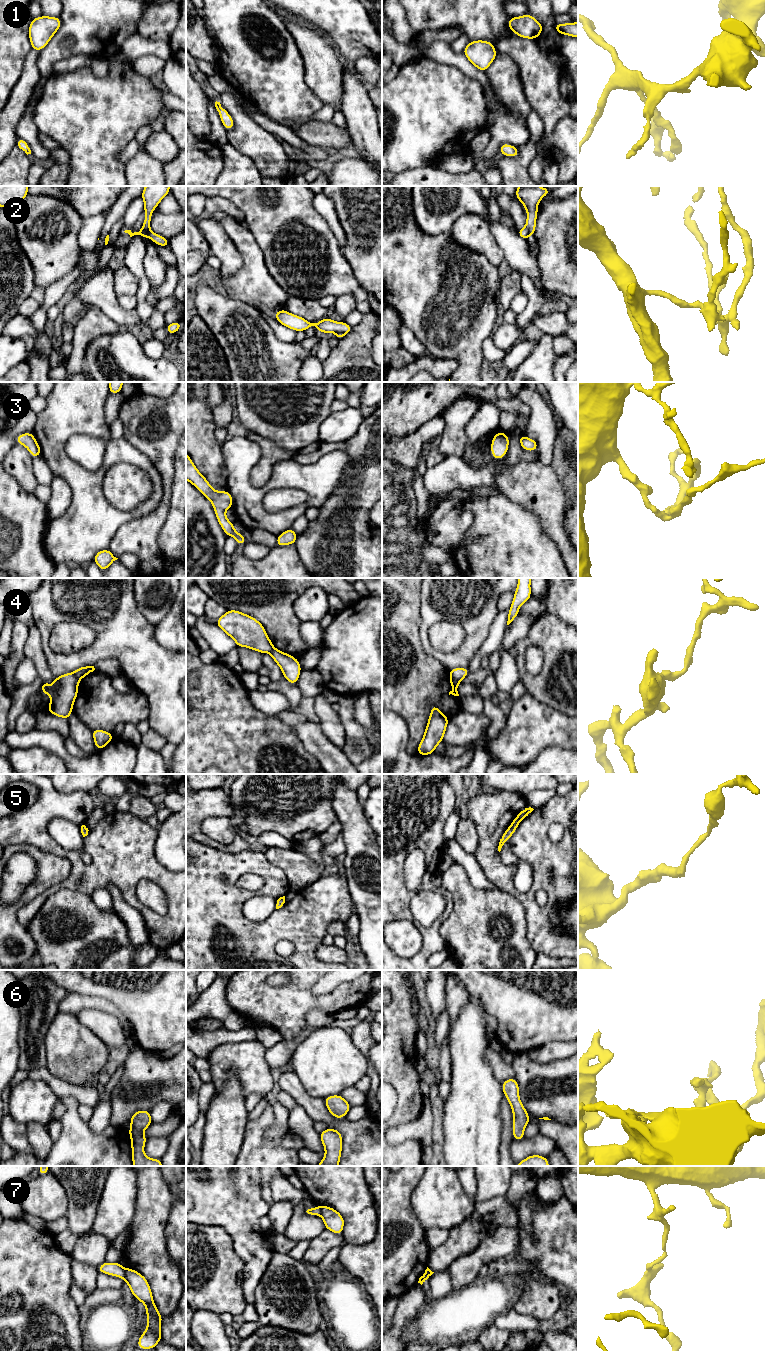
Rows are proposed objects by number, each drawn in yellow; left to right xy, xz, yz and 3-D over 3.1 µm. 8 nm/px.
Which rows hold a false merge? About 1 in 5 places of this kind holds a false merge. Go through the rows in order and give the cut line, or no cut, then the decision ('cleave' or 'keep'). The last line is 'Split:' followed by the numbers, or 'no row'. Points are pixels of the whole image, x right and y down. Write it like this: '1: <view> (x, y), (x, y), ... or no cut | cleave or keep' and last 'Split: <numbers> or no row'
1: no cut | keep
2: yz (526, 226), (529, 236) | cleave
3: no cut | keep
4: yz (449, 673), (458, 683) | cleave
5: no cut | keep
6: no cut | keep
7: xy (124, 1269), (125, 1278) | cleave
Split: 2, 4, 7

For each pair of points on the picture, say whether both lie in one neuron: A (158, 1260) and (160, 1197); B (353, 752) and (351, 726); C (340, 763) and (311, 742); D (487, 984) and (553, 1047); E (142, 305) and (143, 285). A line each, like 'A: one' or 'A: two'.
A: one
B: one
C: one
D: two
E: one

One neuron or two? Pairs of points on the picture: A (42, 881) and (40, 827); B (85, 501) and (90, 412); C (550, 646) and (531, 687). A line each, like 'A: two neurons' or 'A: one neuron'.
A: two neurons
B: one neuron
C: one neuron

